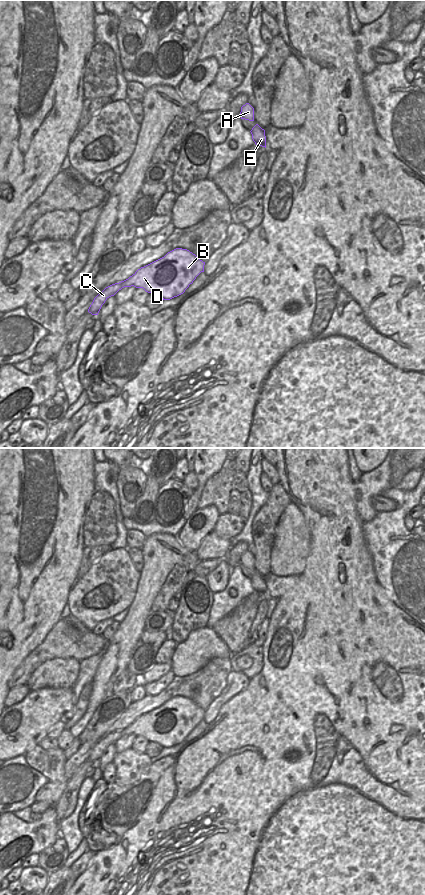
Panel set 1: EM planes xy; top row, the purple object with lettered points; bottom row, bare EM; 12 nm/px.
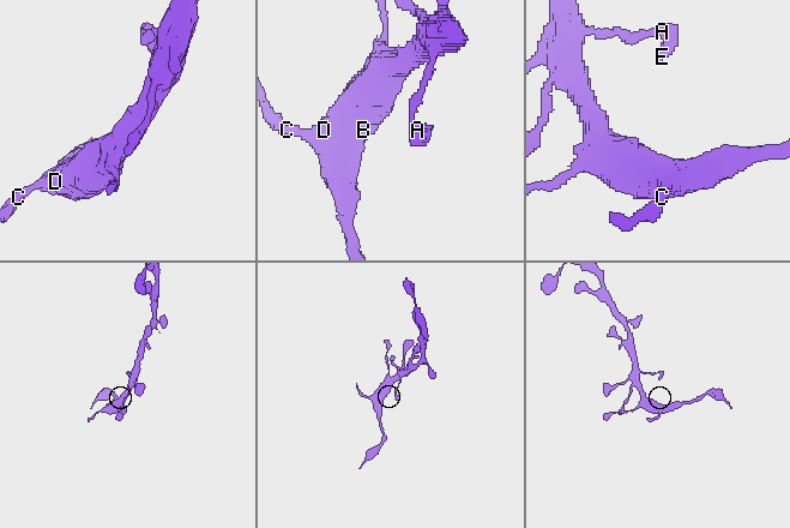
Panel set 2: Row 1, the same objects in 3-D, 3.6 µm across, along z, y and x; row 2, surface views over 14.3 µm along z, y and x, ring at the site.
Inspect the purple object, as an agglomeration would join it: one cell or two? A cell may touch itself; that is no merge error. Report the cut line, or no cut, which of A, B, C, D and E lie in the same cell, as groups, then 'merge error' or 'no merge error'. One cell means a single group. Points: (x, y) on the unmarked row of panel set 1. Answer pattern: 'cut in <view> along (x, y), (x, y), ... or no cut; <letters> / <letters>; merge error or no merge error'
no cut; A B C D E; no merge error

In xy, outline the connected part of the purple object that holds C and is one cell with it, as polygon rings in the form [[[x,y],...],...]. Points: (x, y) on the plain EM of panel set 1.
[[[176,696],[141,715],[128,727],[106,735],[94,746],[88,760],[98,763],[105,749],[124,735],[143,736],[163,748],[170,748],[185,740],[196,725],[204,720],[204,713],[205,710],[189,698]]]

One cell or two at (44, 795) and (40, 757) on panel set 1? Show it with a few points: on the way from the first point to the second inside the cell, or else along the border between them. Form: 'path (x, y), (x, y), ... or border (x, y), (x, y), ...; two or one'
path (51, 786), (51, 768), (49, 766); one

